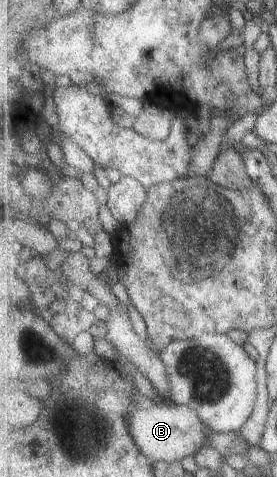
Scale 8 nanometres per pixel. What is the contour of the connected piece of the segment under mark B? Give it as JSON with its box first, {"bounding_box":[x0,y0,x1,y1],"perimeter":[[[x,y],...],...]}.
{"bounding_box":[127,403,213,461],"perimeter":[[[158,403],[151,408],[145,409],[139,404],[134,404],[129,416],[127,425],[137,443],[141,453],[151,461],[181,461],[187,456],[195,456],[195,453],[209,443],[209,435],[213,432],[201,419],[191,411],[189,407],[175,405],[173,403]]]}

